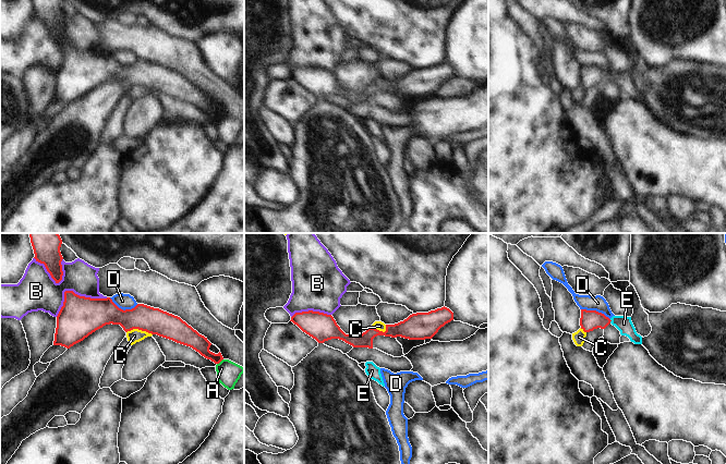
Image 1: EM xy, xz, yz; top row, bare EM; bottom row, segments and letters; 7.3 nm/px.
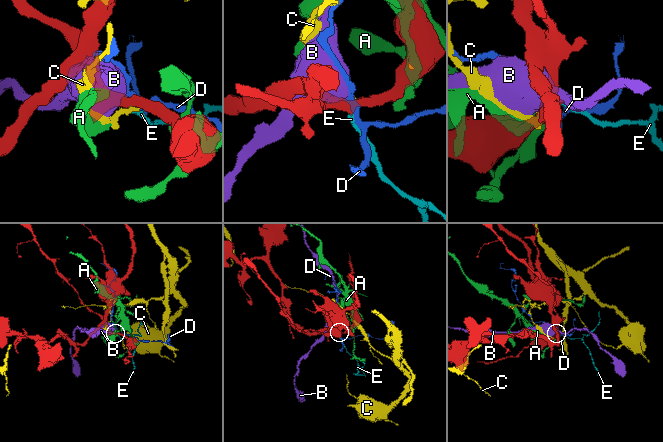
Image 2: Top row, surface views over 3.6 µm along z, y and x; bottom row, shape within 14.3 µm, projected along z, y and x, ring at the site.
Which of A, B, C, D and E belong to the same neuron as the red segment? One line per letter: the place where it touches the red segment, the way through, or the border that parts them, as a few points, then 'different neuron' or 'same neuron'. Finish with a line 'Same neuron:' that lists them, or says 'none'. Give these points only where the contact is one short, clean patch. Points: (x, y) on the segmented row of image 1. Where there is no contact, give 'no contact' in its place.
A: xy (219, 362) | different neuron
B: xy (73, 292) | different neuron
C: xy (140, 329) | along xy (126, 331), (141, 329), (152, 334) | different neuron
D: xy (122, 309) | along xy (109, 297), (123, 309), (131, 309), (137, 304) | different neuron
E: yz (610, 320) | across yz (590, 319), (610, 320), (624, 324) | same neuron
Same neuron: E

